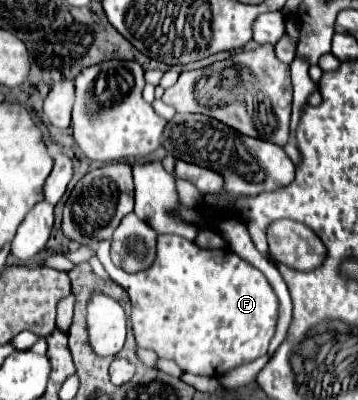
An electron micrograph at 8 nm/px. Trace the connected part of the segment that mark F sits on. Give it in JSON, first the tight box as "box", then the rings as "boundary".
{"box":[96,236,278,376],"boundary":[[[158,236],[156,262],[146,272],[138,274],[128,274],[110,260],[108,242],[98,242],[96,256],[110,278],[130,296],[132,328],[140,348],[148,348],[162,358],[176,360],[184,372],[206,376],[220,376],[226,370],[252,362],[268,352],[268,344],[278,322],[278,298],[266,276],[232,250],[202,250],[182,236]]]}

